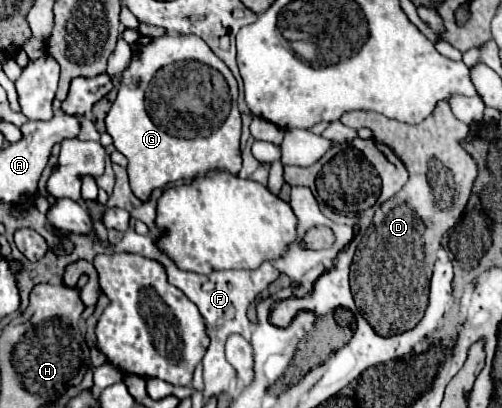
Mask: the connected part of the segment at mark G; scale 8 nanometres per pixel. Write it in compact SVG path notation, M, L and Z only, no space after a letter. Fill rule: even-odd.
M122 29L120 36L129 41L133 51L139 51L131 59L131 67L125 71L123 81L141 81L137 87L121 85L111 111L107 113L105 125L113 137L113 145L127 159L129 185L133 193L145 201L153 189L165 187L177 179L193 179L195 175L205 175L209 169L227 169L237 173L241 169L241 113L237 107L238 83L229 67L209 49L209 45L195 35L179 37L157 37L149 45L139 47L139 33Z

